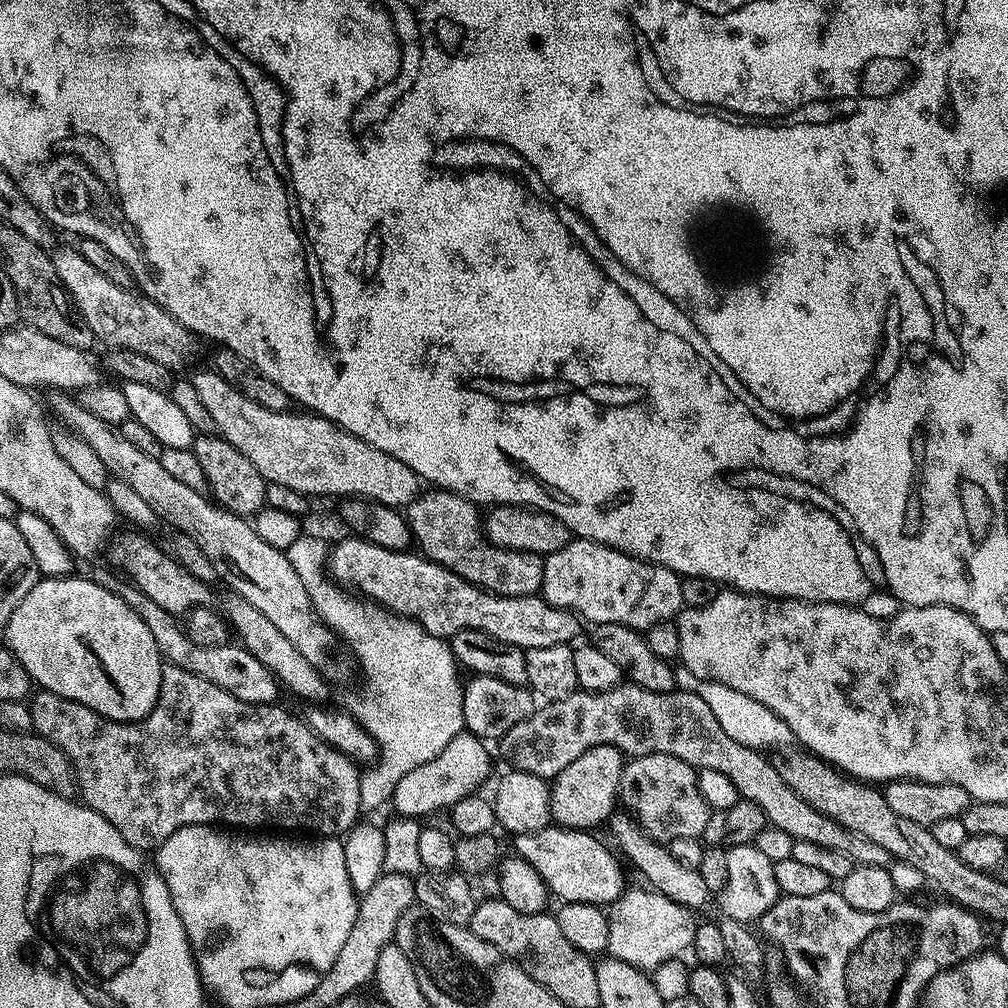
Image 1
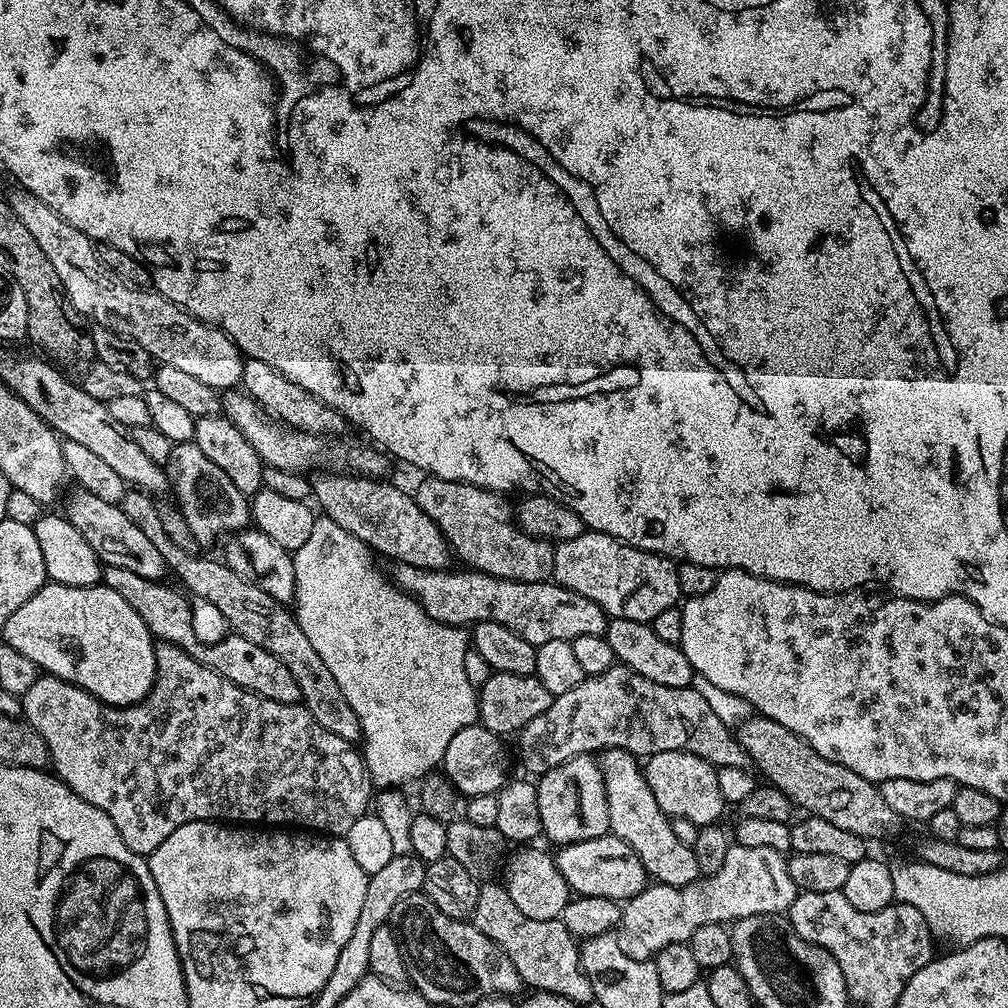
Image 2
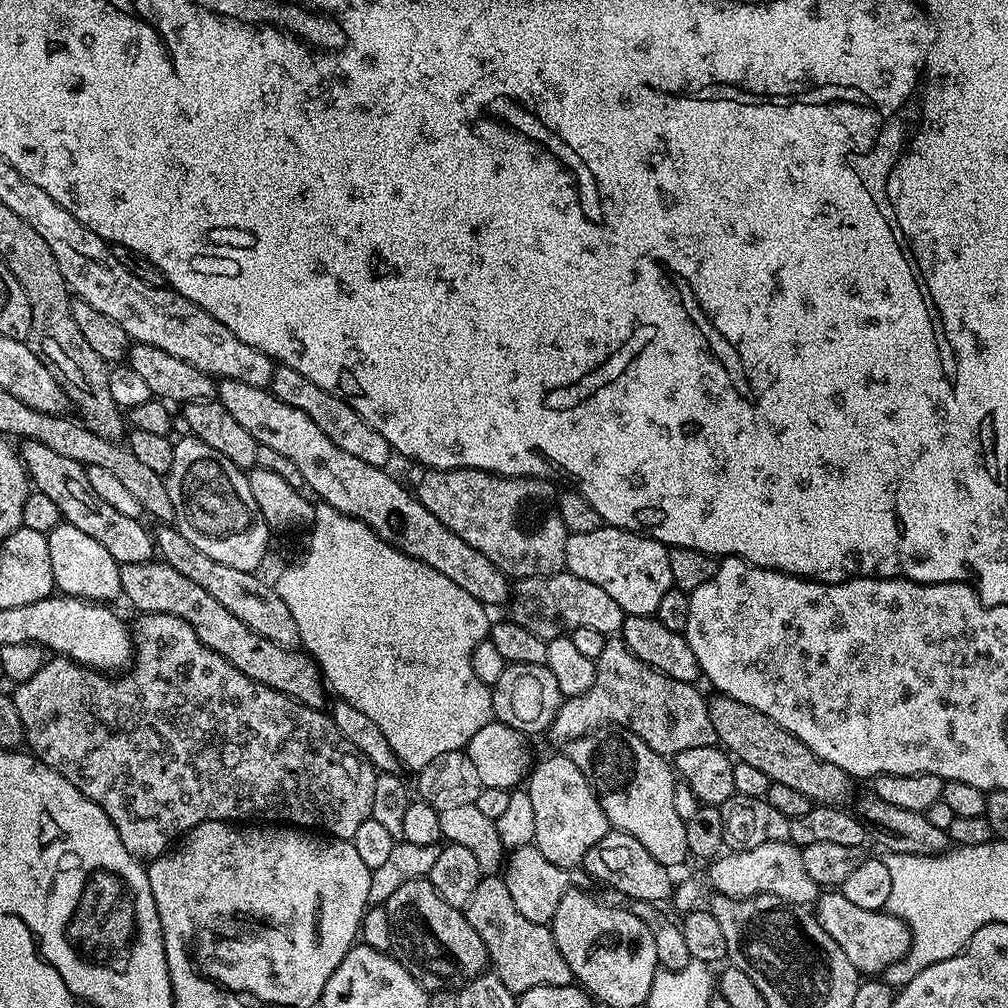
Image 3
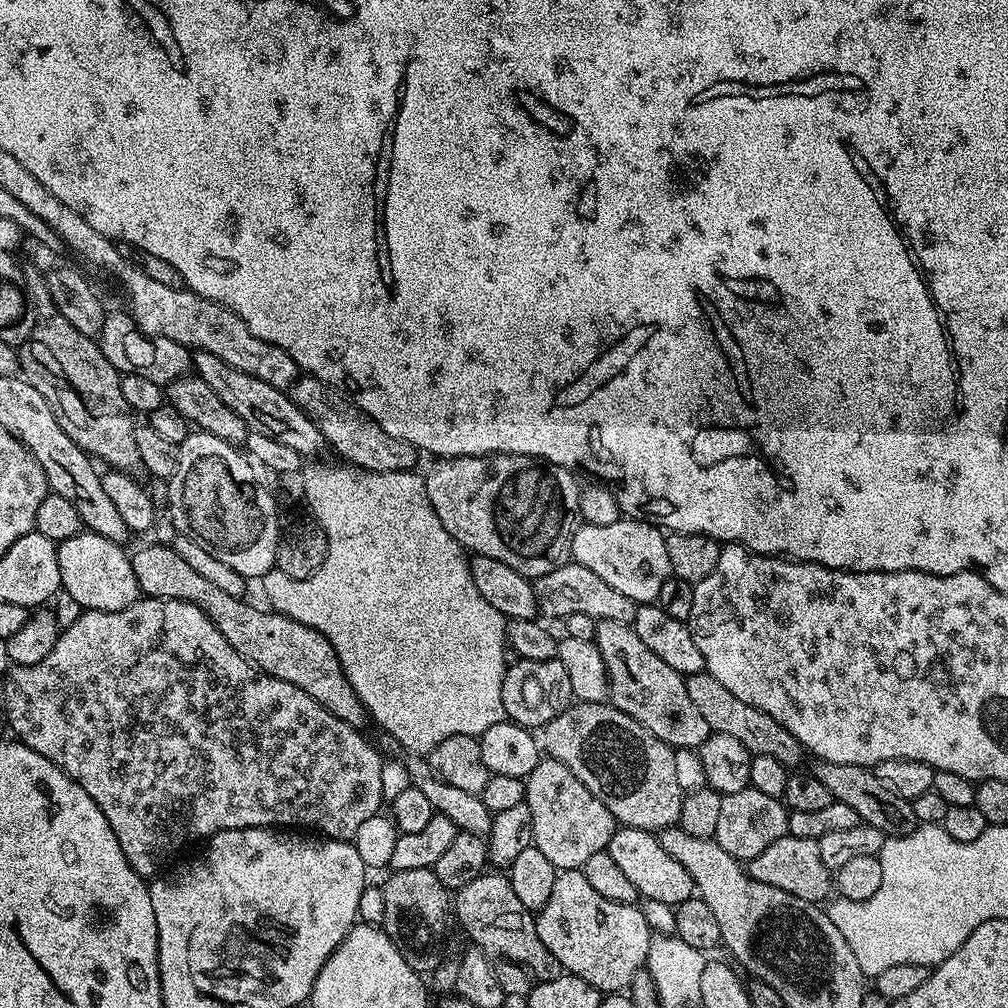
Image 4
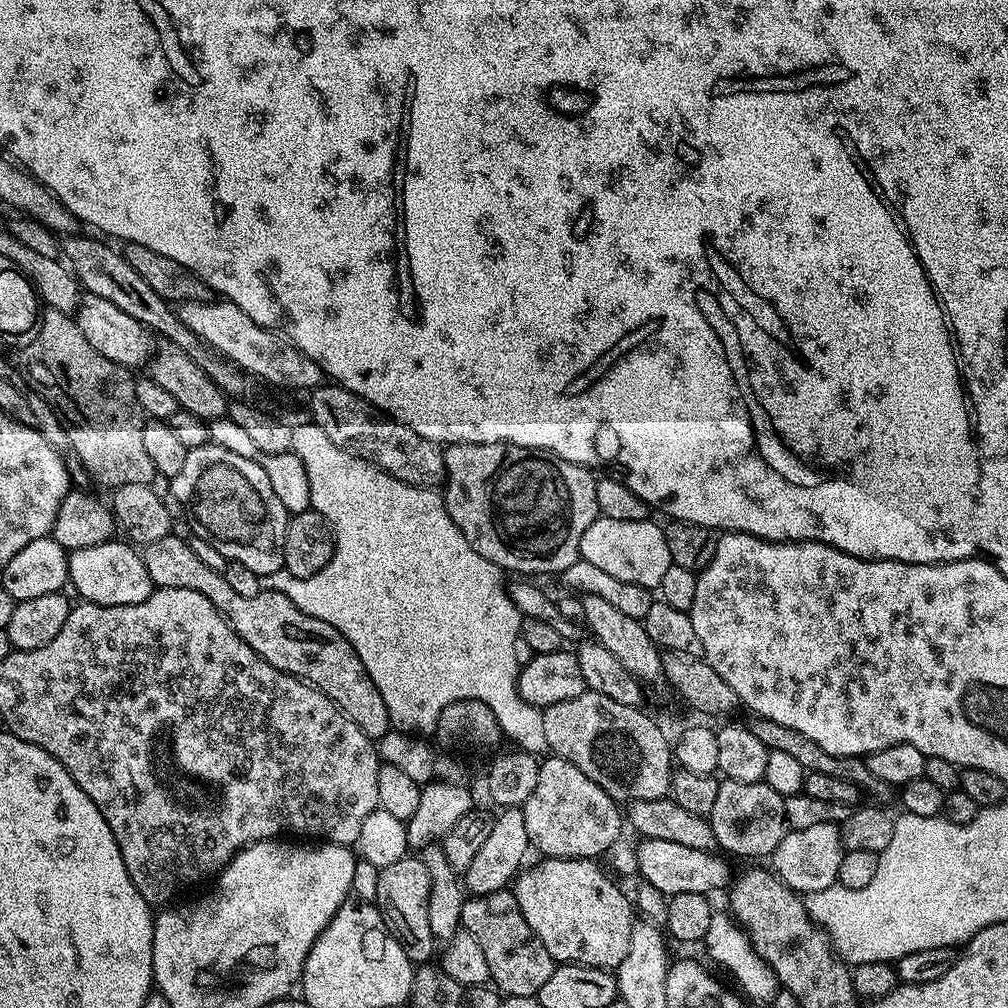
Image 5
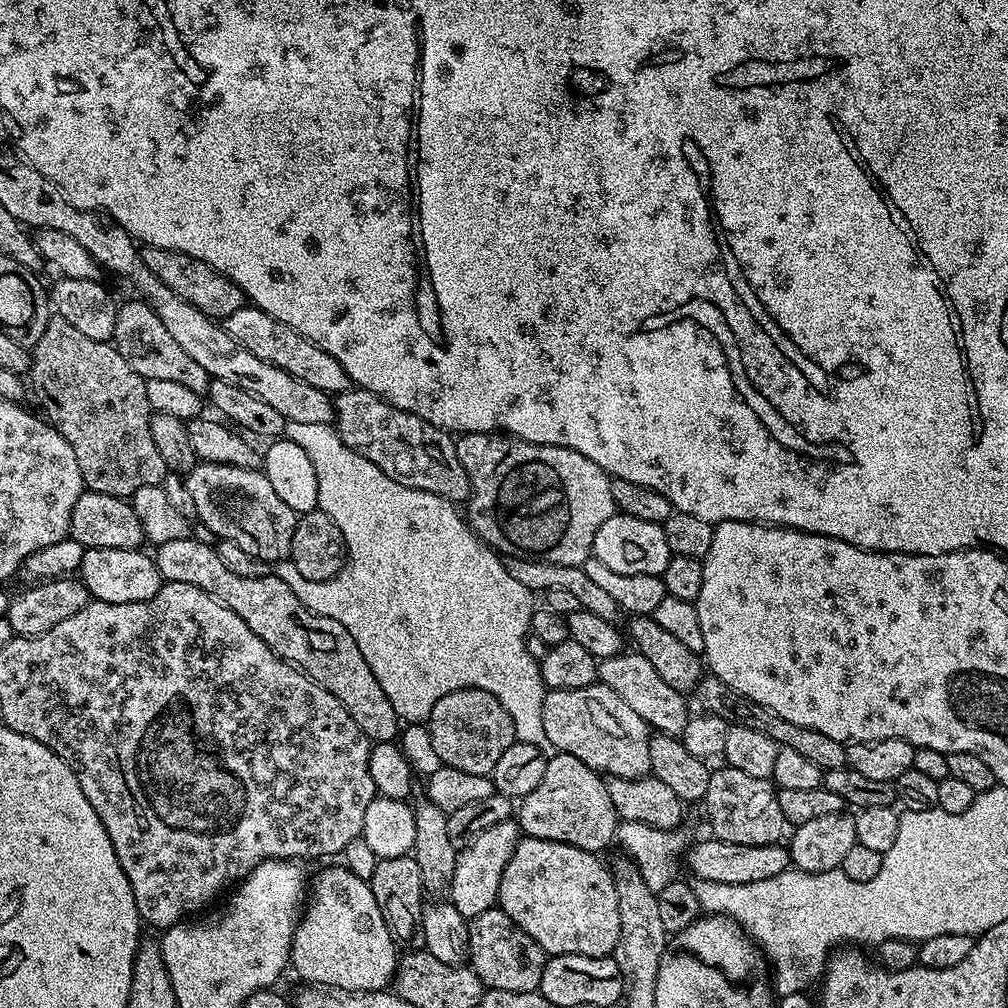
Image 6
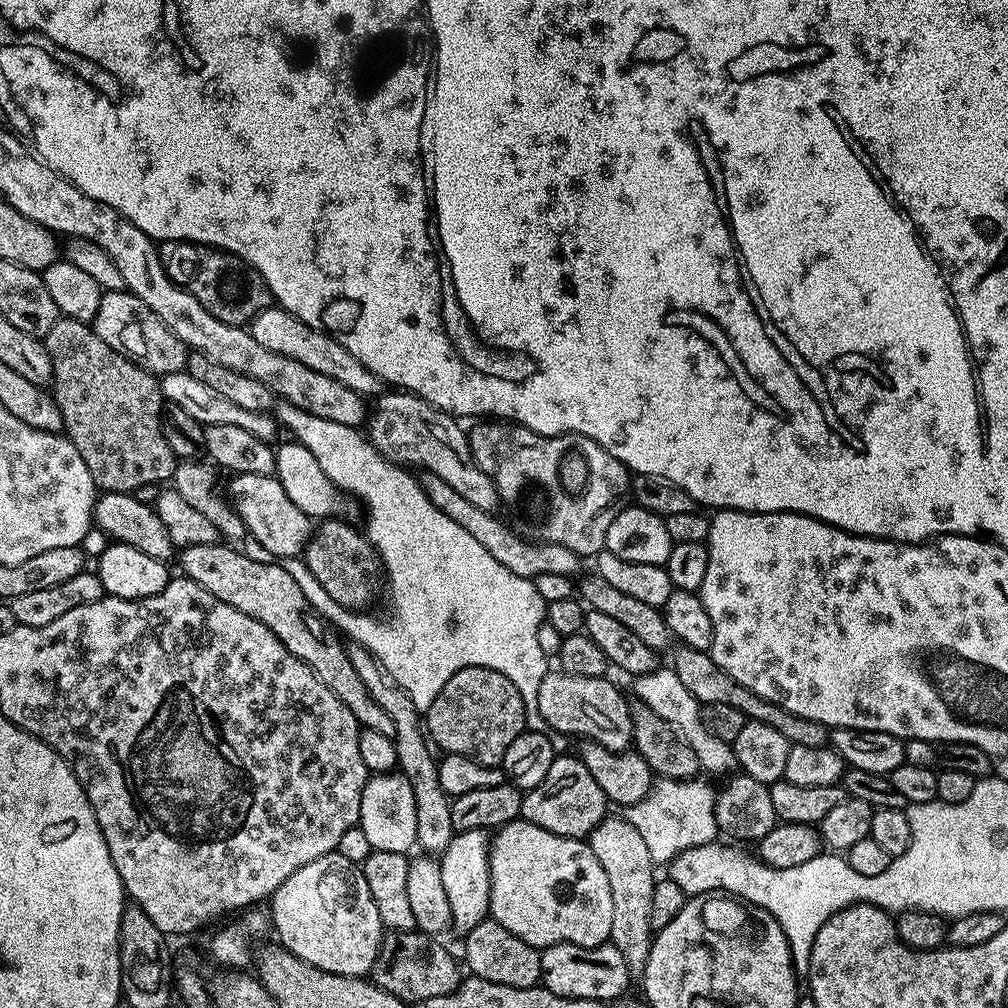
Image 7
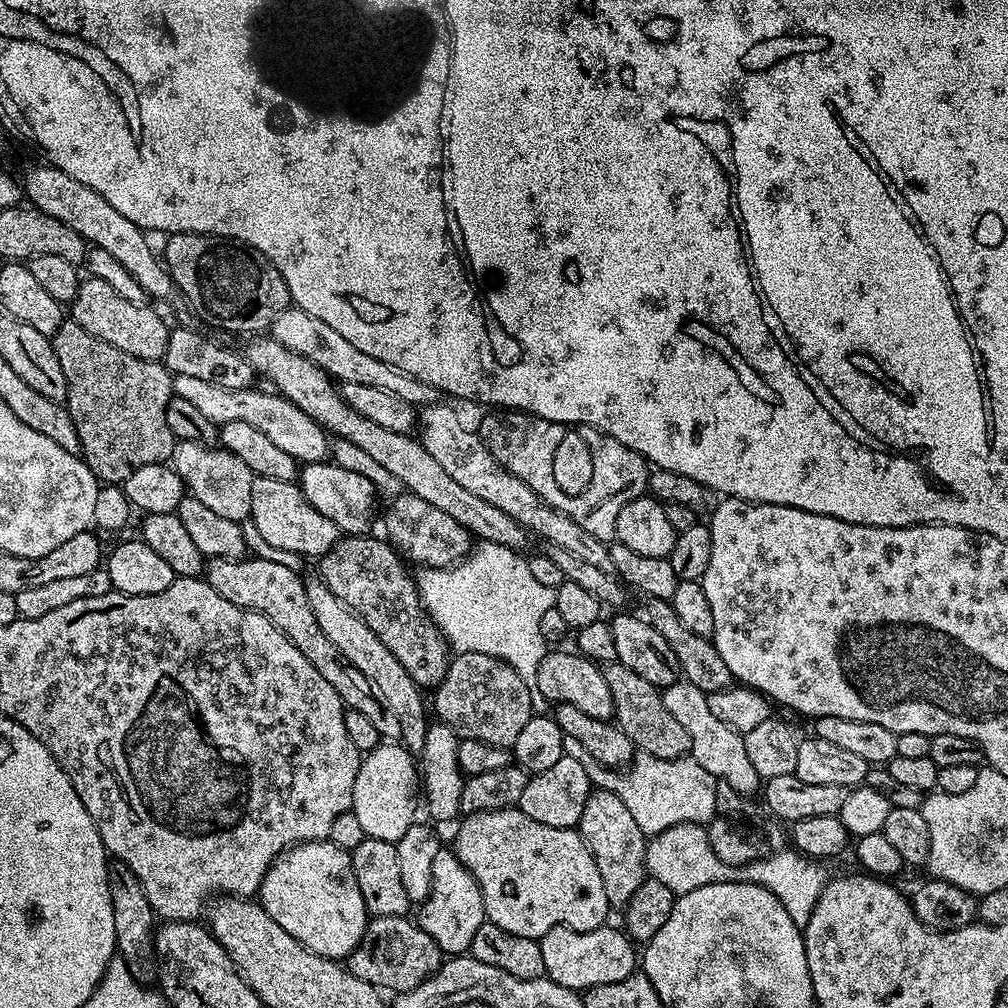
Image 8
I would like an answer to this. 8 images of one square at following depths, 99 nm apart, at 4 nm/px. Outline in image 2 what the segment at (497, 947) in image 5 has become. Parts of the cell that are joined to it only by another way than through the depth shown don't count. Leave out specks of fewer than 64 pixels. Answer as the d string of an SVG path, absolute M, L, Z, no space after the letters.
M498 882L481 883L478 890L478 906L474 906L470 920L476 929L490 942L494 942L514 962L514 970L518 970L521 981L529 984L529 989L537 992L558 994L562 998L570 998L577 1006L592 1004L592 983L586 978L584 967L580 965L580 944L572 936L562 919L539 921L526 918L514 901L510 898L505 885Z

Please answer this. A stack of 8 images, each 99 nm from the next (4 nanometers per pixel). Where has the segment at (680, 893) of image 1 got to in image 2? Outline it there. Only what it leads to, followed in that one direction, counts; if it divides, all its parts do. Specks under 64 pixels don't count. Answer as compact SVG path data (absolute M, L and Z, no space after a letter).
M605 748L603 752L599 753L598 763L606 786L608 826L611 835L622 838L636 851L638 858L642 858L642 866L655 883L681 888L701 879L702 873L698 866L698 858L694 858L694 850L690 846L683 844L678 838L678 834L674 834L671 819L658 806L658 801L654 799L654 794L646 782L641 761L633 756L631 752L621 748Z

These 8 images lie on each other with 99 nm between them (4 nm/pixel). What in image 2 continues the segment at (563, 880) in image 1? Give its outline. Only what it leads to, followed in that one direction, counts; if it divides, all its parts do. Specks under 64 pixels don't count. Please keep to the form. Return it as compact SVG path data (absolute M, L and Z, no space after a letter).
M614 835L590 838L586 842L565 844L554 859L571 891L579 896L597 896L619 902L632 900L648 887L650 877L642 866L642 858L622 838Z

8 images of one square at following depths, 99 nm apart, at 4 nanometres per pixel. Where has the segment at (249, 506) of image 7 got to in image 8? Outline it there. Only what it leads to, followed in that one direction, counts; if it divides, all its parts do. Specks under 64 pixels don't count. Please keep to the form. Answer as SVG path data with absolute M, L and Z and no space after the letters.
M256 476L253 482L250 524L277 553L296 552L301 558L322 557L342 538L339 527L307 501L299 483L265 476Z

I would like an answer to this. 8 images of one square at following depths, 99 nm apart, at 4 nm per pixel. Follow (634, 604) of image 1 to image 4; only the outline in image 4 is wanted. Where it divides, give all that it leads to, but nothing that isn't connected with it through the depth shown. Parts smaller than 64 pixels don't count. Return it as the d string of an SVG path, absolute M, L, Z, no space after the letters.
M621 518L610 522L610 526L581 523L574 534L571 559L586 566L586 570L594 570L602 582L614 586L614 590L626 594L626 598L638 606L650 604L658 598L662 582L672 575L664 538L665 533L661 529L644 520Z

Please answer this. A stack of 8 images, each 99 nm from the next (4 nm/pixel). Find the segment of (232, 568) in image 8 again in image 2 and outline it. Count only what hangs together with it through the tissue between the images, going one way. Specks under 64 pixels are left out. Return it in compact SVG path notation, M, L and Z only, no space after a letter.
M122 566L105 567L102 572L102 583L105 588L114 590L114 594L119 594L126 602L130 602L130 606L134 606L138 618L146 622L146 626L157 641L177 644L198 662L230 678L230 682L234 682L239 688L250 690L262 698L270 698L283 704L301 703L298 682L294 680L294 674L290 674L290 670L282 666L282 662L278 662L274 654L262 650L262 646L254 646L254 642L235 634L227 634L228 636L222 637L217 644L199 644L196 641L196 628L192 625L189 597L179 587L171 588L168 582L141 578L139 574L134 574L130 570L122 570Z

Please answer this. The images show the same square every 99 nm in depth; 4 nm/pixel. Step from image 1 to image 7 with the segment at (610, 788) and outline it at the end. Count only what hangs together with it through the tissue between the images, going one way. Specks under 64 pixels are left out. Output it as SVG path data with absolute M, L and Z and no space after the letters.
M576 754L557 755L550 770L546 770L546 778L524 792L520 807L520 816L534 826L542 826L542 830L550 830L550 834L562 834L575 840L587 838L609 812L608 795L598 782L594 782L590 770L586 770Z

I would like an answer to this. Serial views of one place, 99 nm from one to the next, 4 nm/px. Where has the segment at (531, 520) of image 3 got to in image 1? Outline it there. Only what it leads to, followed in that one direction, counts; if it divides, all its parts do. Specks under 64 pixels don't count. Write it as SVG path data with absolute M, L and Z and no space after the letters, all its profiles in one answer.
M443 490L421 491L408 503L406 519L415 547L422 555L458 574L458 578L500 596L535 596L539 593L544 557L536 552L515 552L494 546L484 535L481 509L466 498Z

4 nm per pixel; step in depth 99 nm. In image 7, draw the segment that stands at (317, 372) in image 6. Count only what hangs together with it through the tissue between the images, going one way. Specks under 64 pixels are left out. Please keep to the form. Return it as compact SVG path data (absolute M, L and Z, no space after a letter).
M273 306L262 310L253 318L250 325L252 337L266 350L274 350L274 354L286 354L286 358L294 358L294 362L302 362L302 366L310 366L310 370L318 370L318 374L326 374L326 378L334 378L334 382L342 382L342 386L350 386L354 394L365 398L375 398L385 391L384 381L378 378L378 374L370 374L346 346L342 346L332 336L324 332L314 330L314 326L306 326L294 314L290 314L284 308Z

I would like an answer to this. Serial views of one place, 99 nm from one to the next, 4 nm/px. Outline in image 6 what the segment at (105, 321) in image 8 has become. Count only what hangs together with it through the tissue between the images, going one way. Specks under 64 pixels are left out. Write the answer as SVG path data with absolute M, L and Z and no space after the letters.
M135 298L129 304L121 303L116 309L116 321L112 331L112 340L116 349L138 370L138 374L145 380L163 378L165 382L179 382L181 386L186 386L186 390L197 394L207 393L209 375L178 342L174 342L174 337L166 331L166 326L158 318L158 314L143 299Z

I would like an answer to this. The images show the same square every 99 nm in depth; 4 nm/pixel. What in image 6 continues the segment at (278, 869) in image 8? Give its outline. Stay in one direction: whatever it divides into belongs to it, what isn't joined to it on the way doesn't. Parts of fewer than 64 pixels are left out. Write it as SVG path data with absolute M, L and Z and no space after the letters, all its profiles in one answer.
M343 866L322 869L317 874L316 881L313 884L311 881L310 899L292 936L290 964L293 969L296 967L297 974L304 982L341 992L385 991L396 975L396 948L398 949L397 941L392 939L390 930L382 918L382 910L378 910L378 902L374 902L371 883L358 878L358 874Z

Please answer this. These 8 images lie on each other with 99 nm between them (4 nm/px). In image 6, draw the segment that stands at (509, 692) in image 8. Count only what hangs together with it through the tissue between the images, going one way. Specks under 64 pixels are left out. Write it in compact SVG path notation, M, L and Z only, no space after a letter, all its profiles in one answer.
M477 688L451 691L440 698L431 708L426 727L433 749L445 767L479 776L491 775L502 754L517 741L513 719L497 696Z

